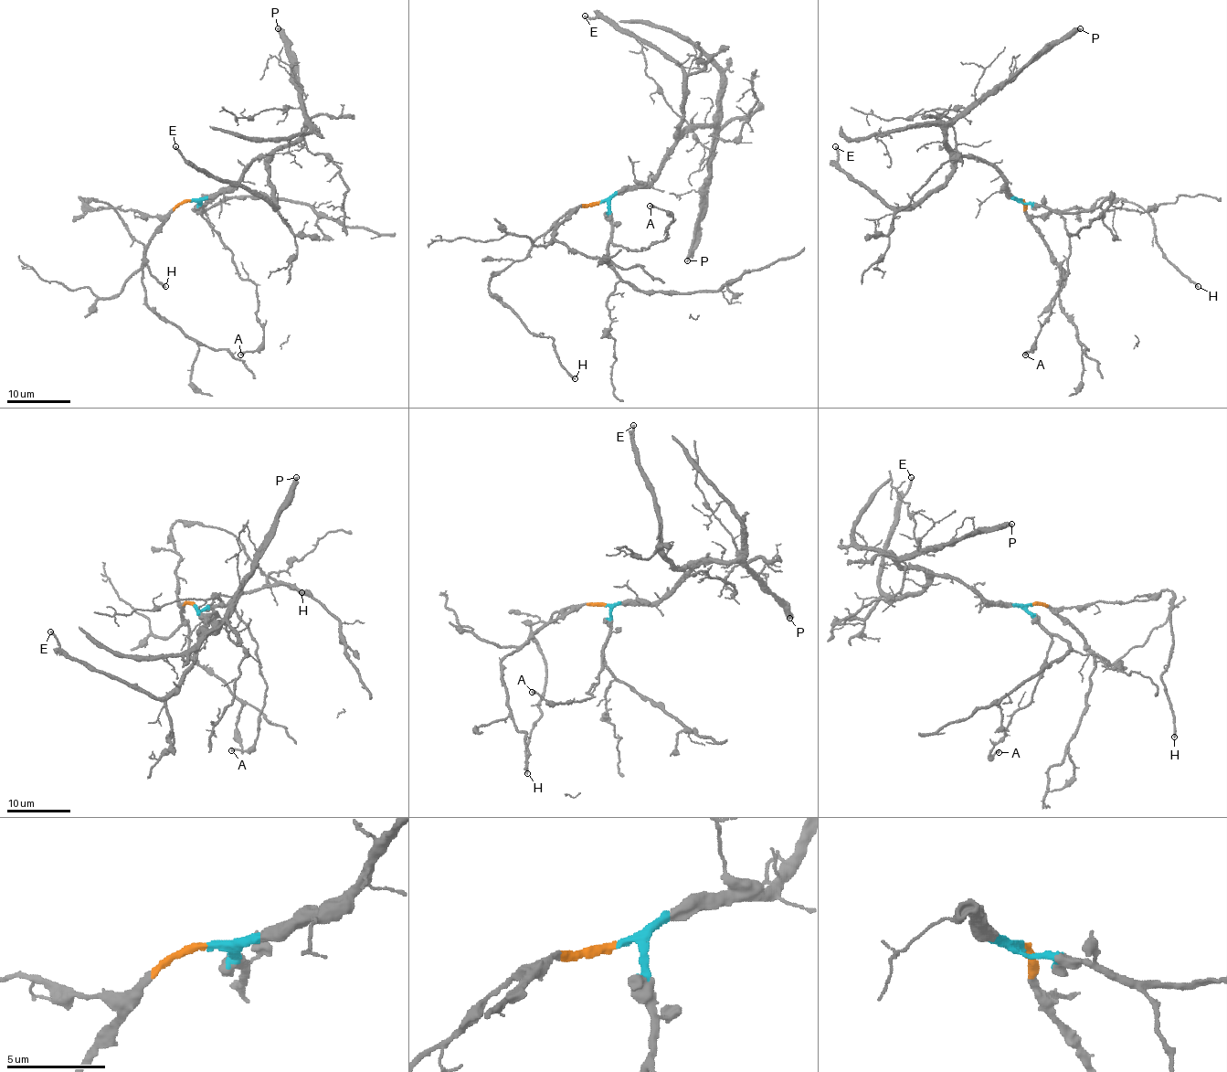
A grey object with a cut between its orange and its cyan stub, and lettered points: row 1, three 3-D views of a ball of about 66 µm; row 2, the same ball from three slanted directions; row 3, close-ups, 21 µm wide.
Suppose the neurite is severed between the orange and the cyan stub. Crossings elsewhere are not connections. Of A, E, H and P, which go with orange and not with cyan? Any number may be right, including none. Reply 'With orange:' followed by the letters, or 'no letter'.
With orange: H

